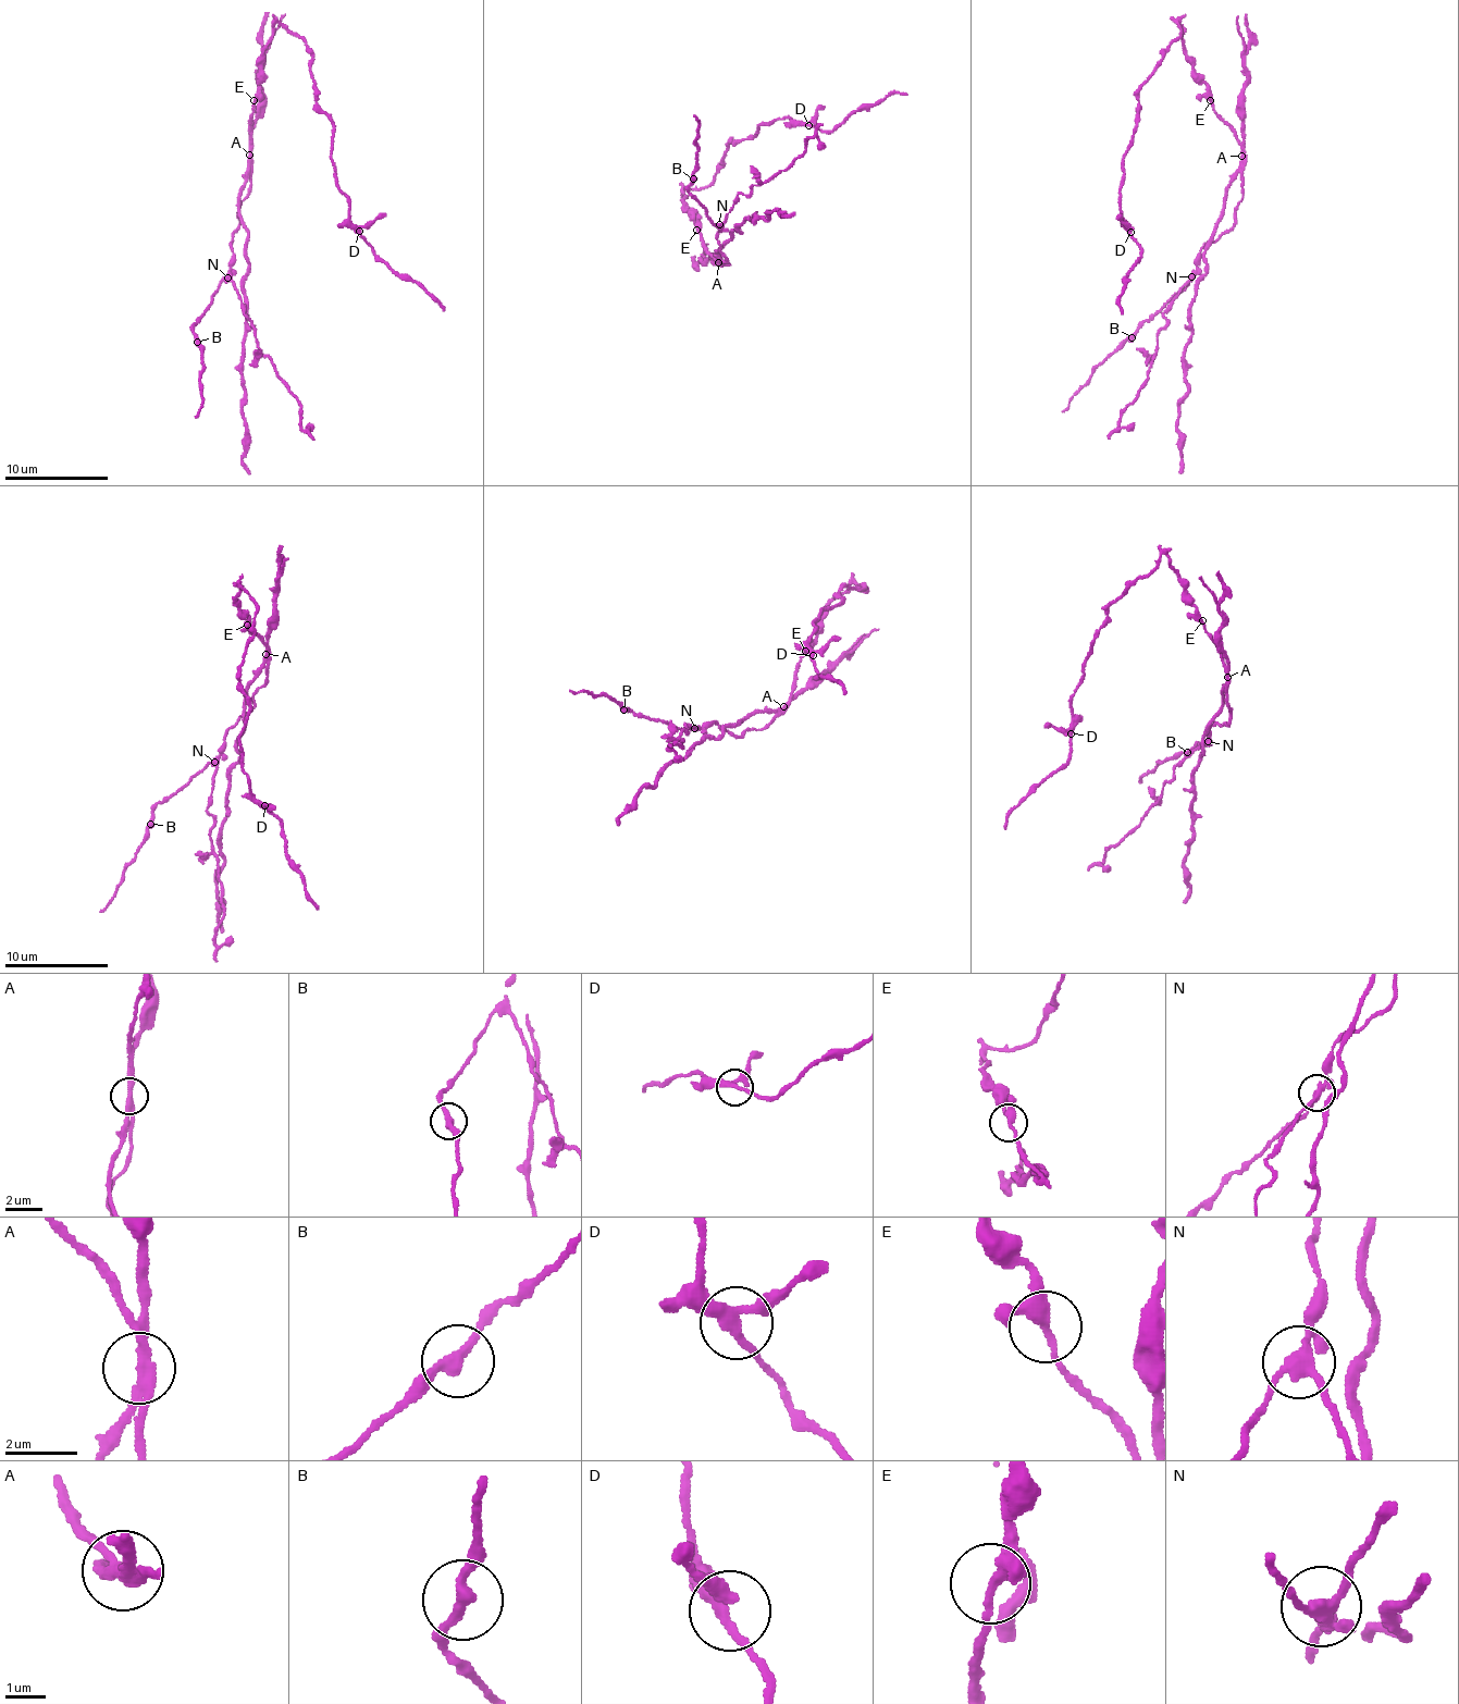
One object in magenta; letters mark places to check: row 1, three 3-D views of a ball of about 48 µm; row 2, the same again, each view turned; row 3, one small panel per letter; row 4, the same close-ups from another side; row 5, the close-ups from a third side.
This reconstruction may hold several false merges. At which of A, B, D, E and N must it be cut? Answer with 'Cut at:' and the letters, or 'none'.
Cut at: A, N

